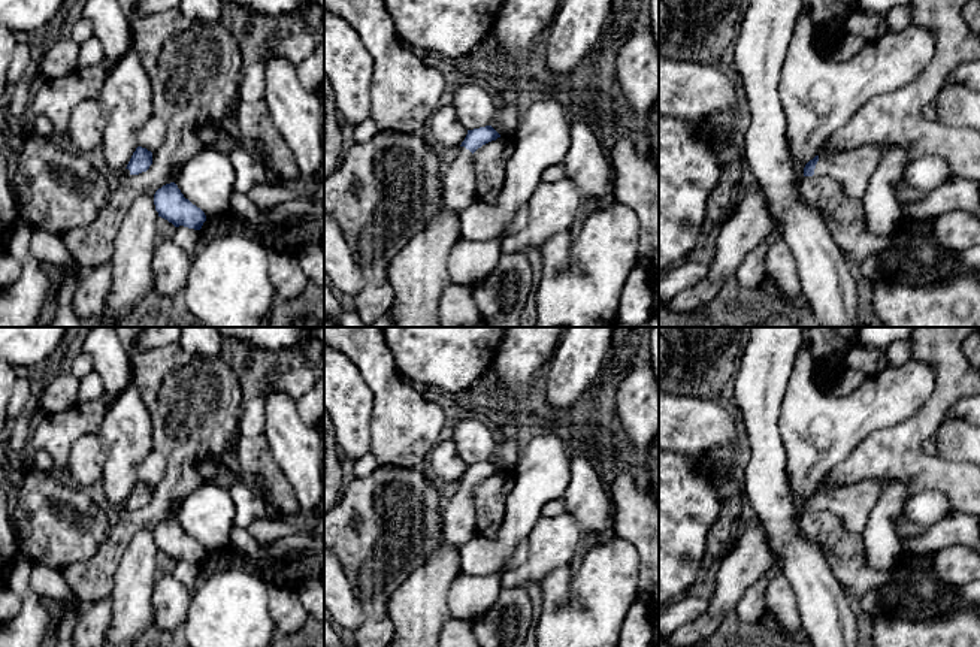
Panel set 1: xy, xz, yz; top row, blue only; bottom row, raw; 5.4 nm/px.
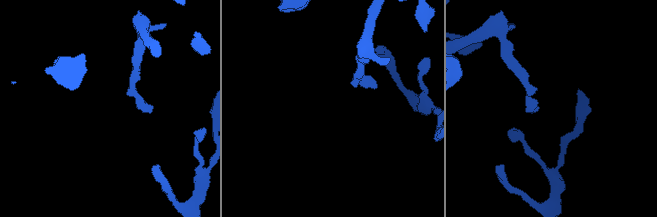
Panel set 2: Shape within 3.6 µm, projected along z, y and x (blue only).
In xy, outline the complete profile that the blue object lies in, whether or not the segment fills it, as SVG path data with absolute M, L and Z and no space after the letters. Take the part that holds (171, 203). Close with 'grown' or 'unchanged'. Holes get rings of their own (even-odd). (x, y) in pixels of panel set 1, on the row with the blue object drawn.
M175 182L166 184L155 191L154 205L158 217L175 227L184 226L200 230L206 221L205 212L185 199Z; unchanged

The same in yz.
M893 143L868 145L852 151L822 152L804 167L804 176L832 176L852 199L862 199L883 155Z; grown

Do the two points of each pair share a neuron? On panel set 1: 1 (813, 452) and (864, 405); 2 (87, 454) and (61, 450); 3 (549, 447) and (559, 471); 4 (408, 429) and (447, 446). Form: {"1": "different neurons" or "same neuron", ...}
{"1": "same neuron", "2": "different neurons", "3": "same neuron", "4": "different neurons"}

